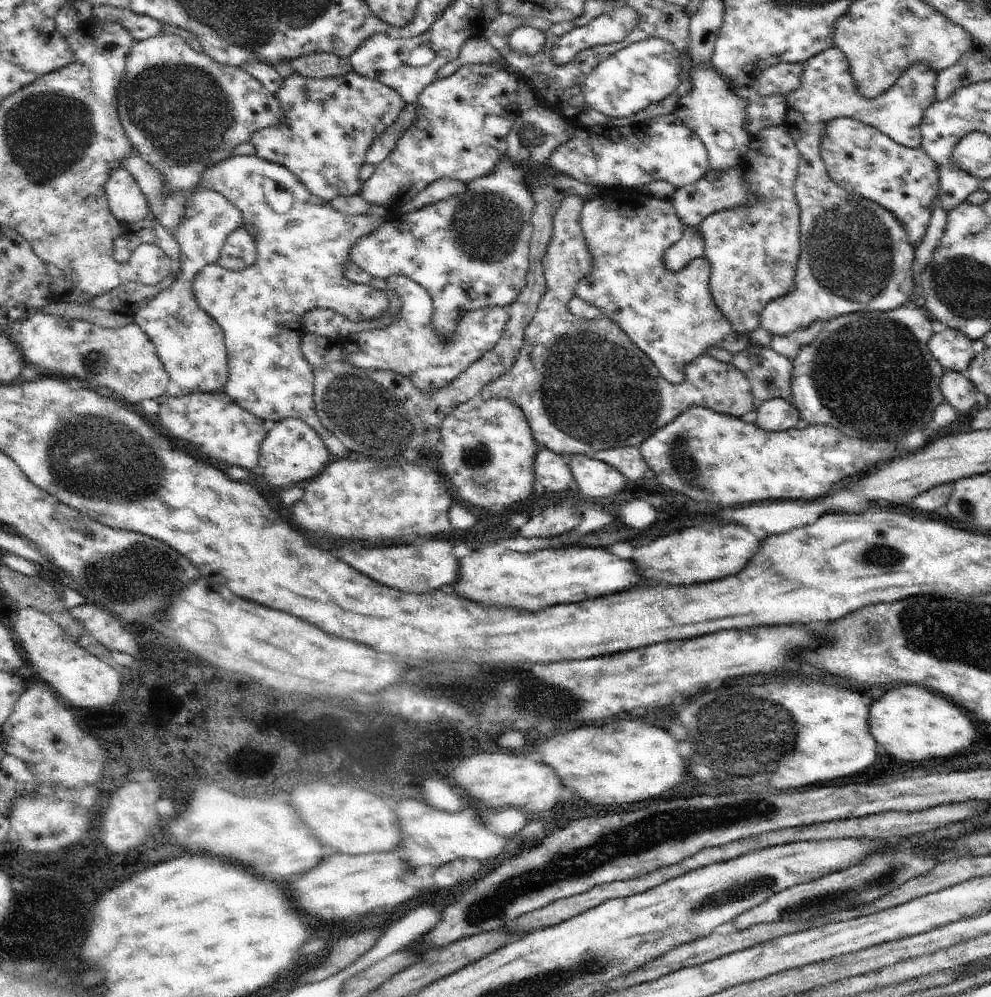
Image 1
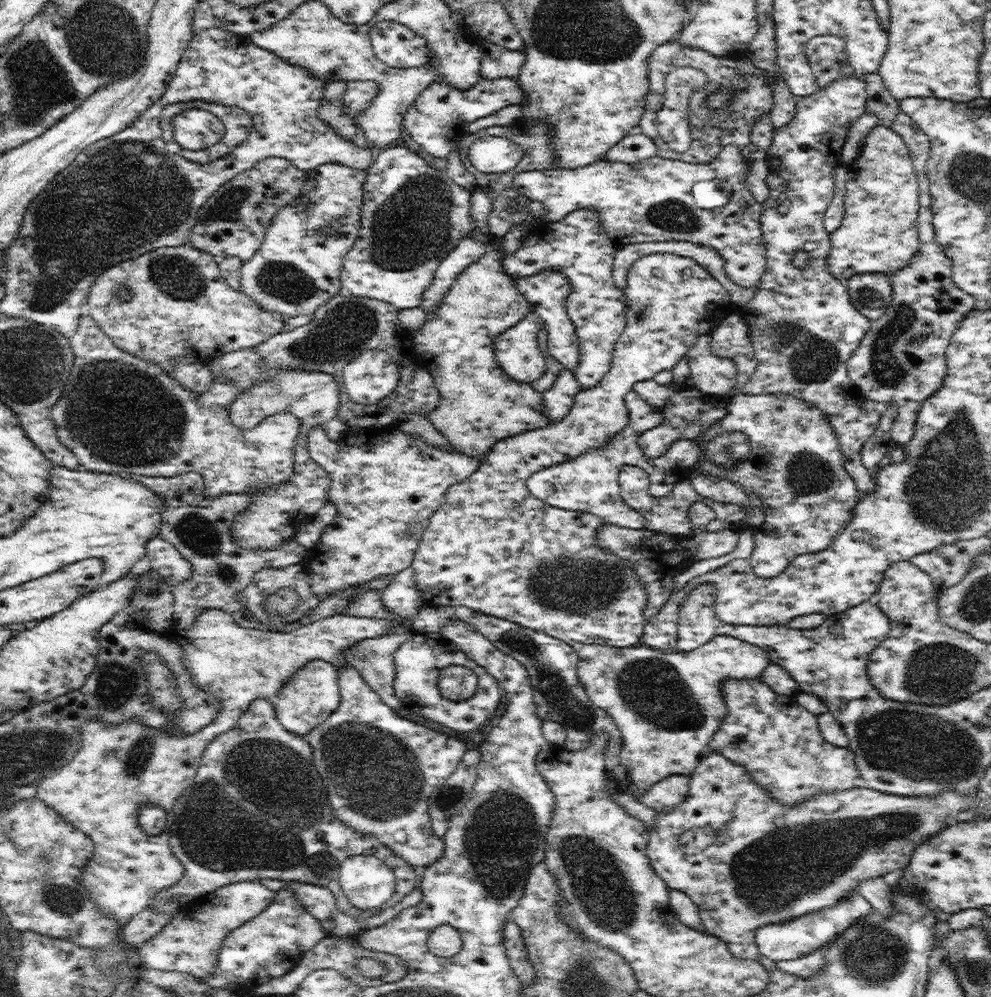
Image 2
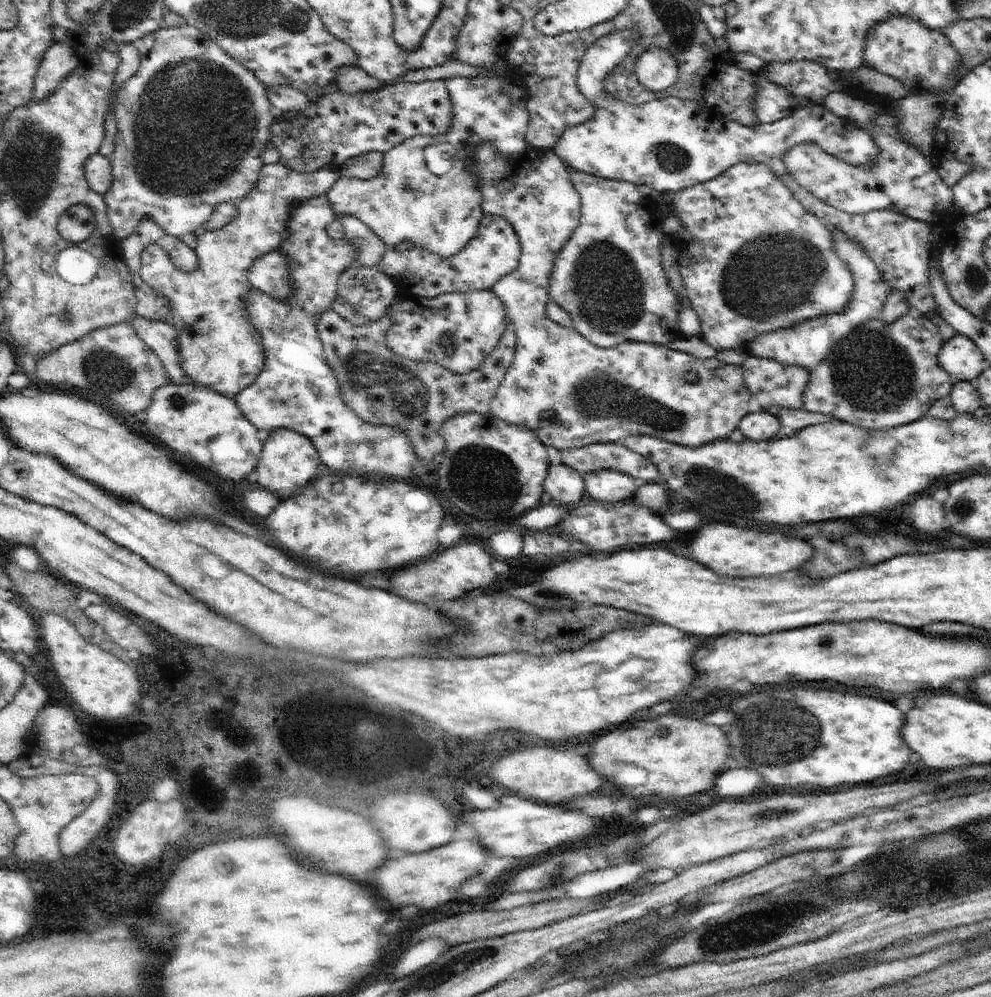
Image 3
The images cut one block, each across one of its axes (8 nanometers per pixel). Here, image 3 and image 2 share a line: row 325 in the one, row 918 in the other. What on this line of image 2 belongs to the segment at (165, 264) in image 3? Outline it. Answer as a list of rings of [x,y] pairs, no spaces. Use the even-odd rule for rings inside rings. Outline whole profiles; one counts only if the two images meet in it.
[[[237,882],[227,884],[225,888],[217,888],[217,892],[211,892],[181,906],[171,916],[169,924],[165,924],[165,928],[157,932],[157,936],[153,936],[153,940],[137,946],[141,964],[155,970],[187,972],[195,978],[213,976],[217,966],[217,954],[225,936],[247,920],[261,914],[275,900],[275,896],[277,892],[267,890],[261,882]]]

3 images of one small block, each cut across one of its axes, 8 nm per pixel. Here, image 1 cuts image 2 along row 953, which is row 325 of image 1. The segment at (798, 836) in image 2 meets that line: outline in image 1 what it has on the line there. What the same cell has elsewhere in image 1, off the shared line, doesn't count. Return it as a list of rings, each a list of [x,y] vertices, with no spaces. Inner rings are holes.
[[[785,126],[759,132],[757,136],[751,138],[749,150],[739,166],[745,172],[745,188],[755,196],[755,202],[749,206],[737,206],[733,210],[731,208],[719,210],[707,216],[697,226],[699,236],[705,240],[705,250],[701,258],[707,258],[711,264],[709,290],[713,302],[725,314],[725,318],[731,324],[731,330],[737,336],[749,336],[753,330],[757,330],[765,306],[777,298],[785,298],[785,294],[795,290],[795,272],[801,254],[801,240],[799,240],[799,204],[793,186],[797,178],[799,158],[801,154],[795,146],[795,140],[789,136]]]

